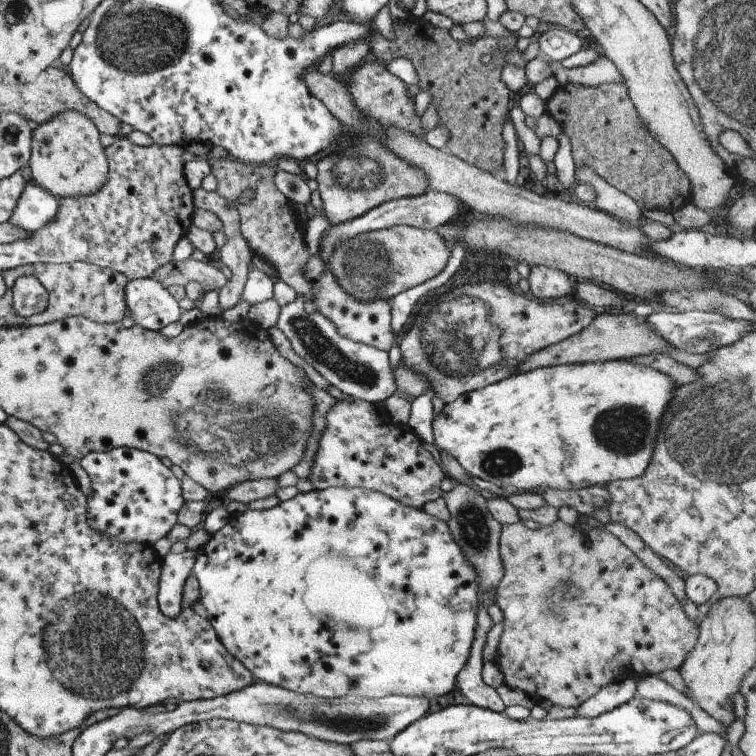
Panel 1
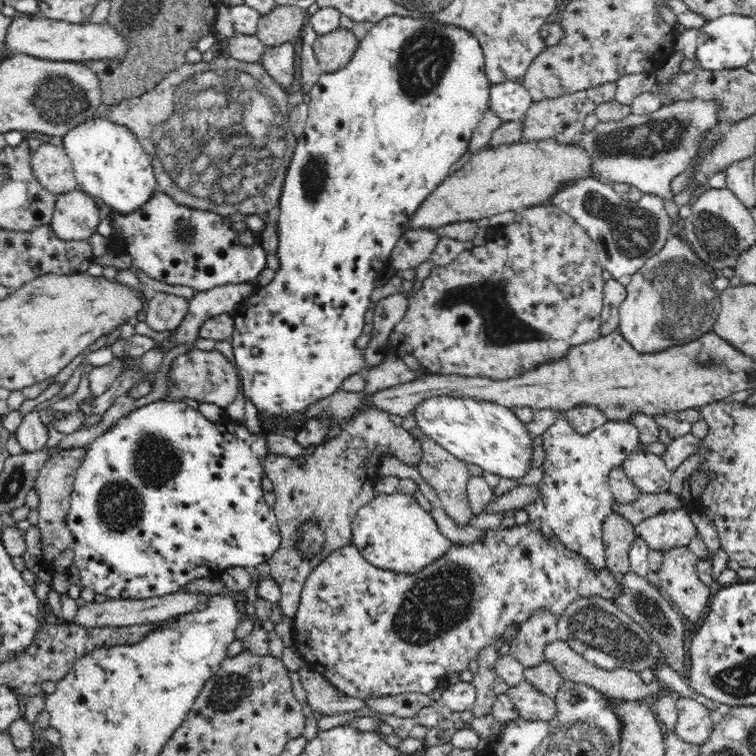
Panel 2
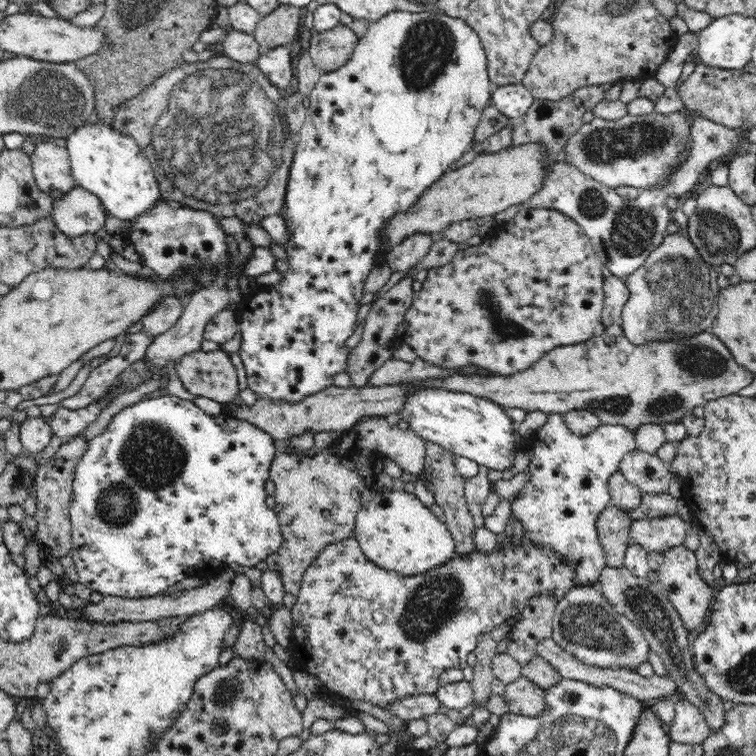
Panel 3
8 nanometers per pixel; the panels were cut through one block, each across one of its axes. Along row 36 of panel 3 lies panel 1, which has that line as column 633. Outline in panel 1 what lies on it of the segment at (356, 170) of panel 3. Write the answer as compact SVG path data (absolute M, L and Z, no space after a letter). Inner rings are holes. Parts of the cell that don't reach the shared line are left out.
M625 359L610 360L596 363L575 363L537 367L520 373L515 372L499 382L469 391L447 403L439 416L432 420L432 435L434 446L449 453L461 468L481 480L488 480L495 486L513 486L523 492L541 492L548 488L554 489L582 489L593 485L607 486L610 482L634 479L640 477L648 468L652 460L655 434L659 432L660 420L674 396L675 384L673 380L649 366L639 365Z

